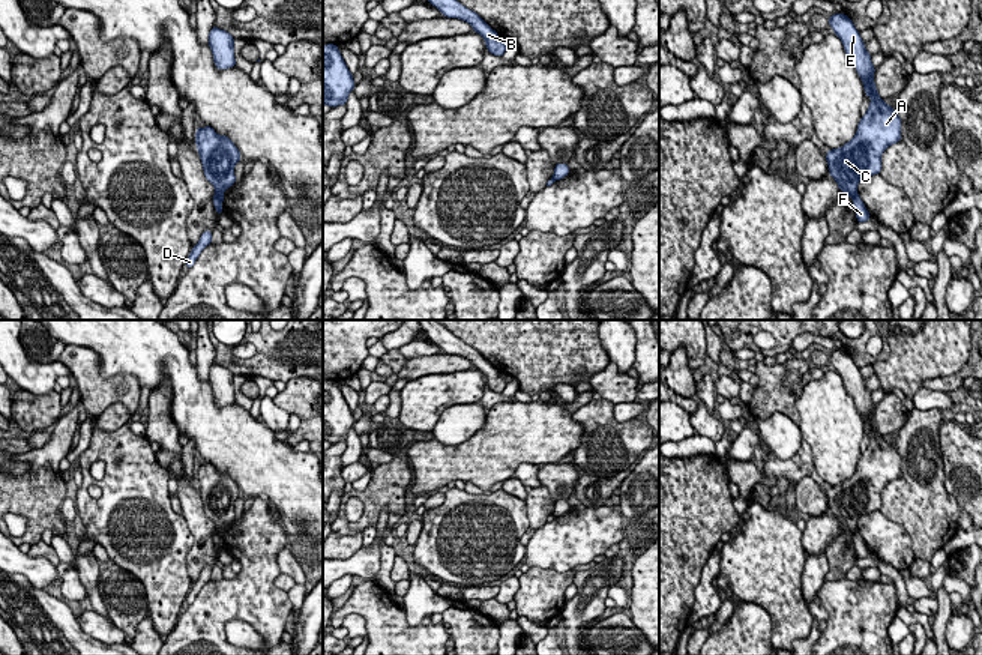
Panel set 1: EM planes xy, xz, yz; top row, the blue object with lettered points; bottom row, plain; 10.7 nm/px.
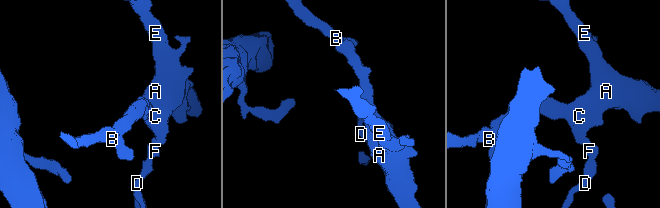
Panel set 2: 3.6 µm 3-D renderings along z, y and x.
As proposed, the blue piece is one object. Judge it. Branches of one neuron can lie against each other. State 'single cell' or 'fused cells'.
fused cells

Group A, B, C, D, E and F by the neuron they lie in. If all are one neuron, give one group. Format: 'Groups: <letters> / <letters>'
Groups: A B C E / D F

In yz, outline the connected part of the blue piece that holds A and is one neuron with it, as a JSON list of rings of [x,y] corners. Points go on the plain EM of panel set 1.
[[[838,349],[829,353],[829,362],[842,377],[847,394],[853,397],[863,419],[865,433],[871,434],[853,476],[839,485],[830,485],[824,493],[829,511],[836,517],[838,526],[854,535],[857,520],[863,514],[880,511],[881,490],[890,481],[901,478],[901,455],[895,445],[889,443],[877,430],[874,419],[875,404],[853,358]]]

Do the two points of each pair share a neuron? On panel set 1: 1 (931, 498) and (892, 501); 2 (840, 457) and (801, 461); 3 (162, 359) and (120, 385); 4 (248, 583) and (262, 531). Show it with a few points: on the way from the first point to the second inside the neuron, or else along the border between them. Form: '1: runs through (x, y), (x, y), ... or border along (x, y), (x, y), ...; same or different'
1: runs through (922, 501), (901, 501); same
2: border along (802, 439), (811, 449), (814, 467); different
3: border along (99, 367), (102, 377), (129, 373), (141, 386); different
4: runs through (256, 570), (257, 544); same

